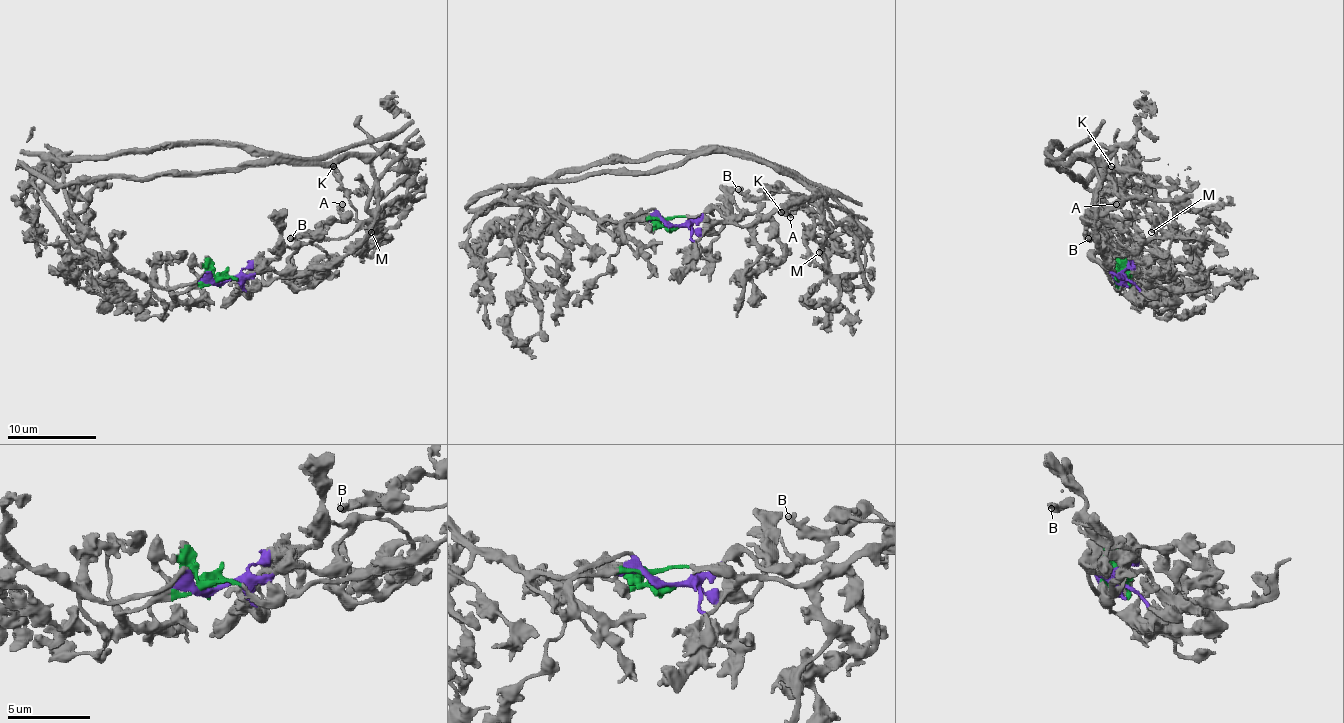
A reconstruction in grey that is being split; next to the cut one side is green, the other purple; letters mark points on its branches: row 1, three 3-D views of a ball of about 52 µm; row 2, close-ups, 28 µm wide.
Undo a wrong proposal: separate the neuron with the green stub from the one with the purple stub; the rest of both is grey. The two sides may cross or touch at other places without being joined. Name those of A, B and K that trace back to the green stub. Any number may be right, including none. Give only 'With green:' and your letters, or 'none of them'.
With green: K

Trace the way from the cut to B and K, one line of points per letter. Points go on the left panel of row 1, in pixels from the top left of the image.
B: (228, 279), (247, 279), (259, 270), (281, 272), (309, 239), (290, 239)
K: (228, 279), (219, 279), (261, 287), (338, 263), (363, 239), (376, 221), (356, 217), (334, 166)

